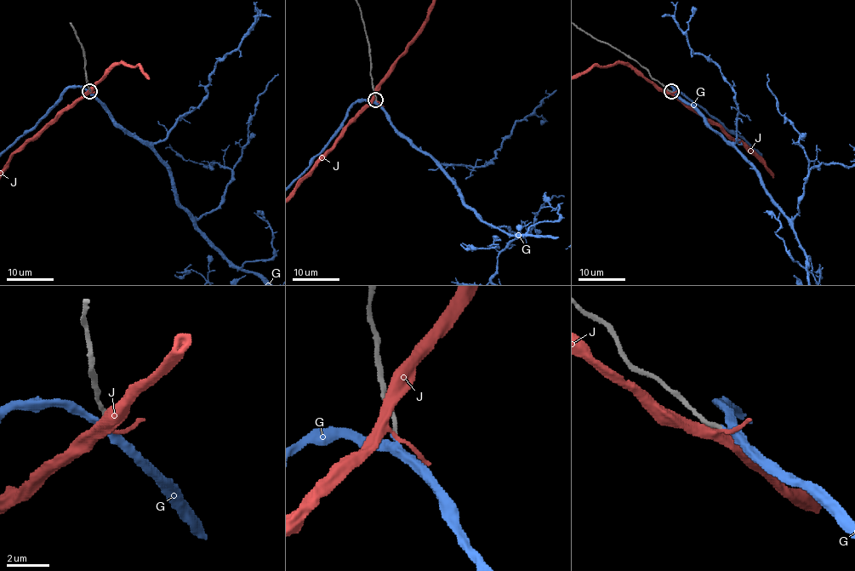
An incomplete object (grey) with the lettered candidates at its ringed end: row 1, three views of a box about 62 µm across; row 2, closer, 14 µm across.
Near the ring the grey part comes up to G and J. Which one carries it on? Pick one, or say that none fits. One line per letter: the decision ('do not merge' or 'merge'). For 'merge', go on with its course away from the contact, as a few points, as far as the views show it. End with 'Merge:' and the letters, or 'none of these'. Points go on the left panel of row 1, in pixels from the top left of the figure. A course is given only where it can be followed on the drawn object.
G: merge
J: do not merge
Merge: G

